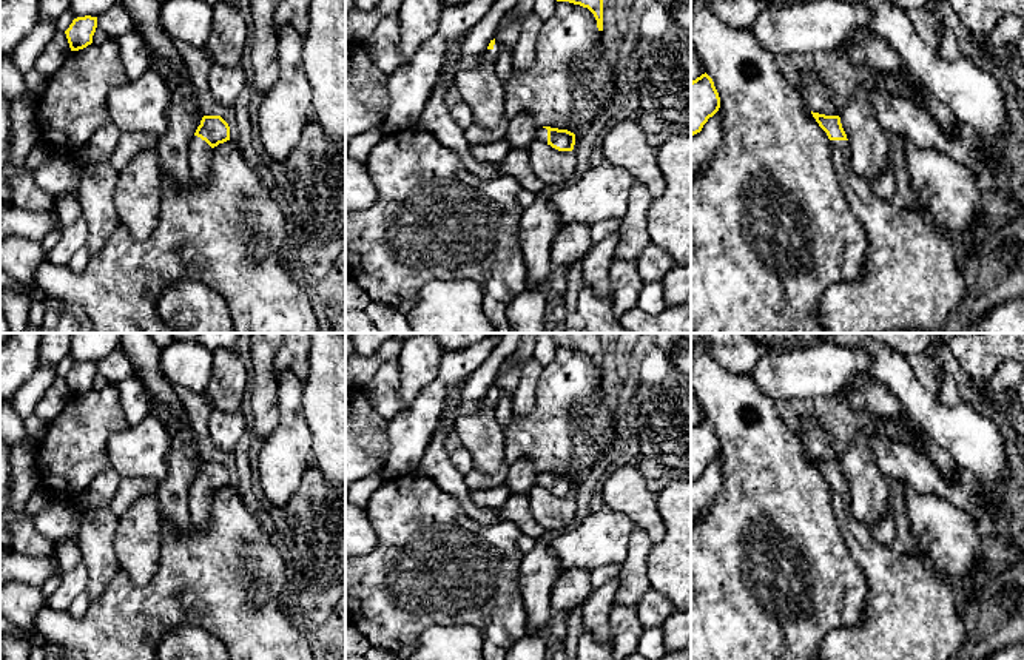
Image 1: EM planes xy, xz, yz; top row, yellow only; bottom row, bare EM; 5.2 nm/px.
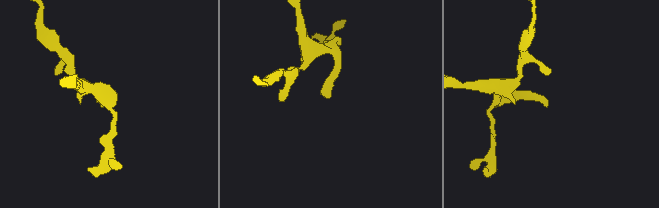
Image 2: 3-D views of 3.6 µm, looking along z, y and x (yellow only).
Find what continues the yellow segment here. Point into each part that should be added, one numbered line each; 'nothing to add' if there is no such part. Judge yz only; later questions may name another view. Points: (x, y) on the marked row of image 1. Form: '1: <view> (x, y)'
1: yz (912, 279)

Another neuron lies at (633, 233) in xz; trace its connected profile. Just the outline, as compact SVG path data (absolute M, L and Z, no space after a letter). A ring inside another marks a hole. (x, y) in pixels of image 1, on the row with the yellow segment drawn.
M635 182L628 196L628 210L618 221L617 259L637 262L645 248L651 245L646 227L646 213L651 202L649 190Z

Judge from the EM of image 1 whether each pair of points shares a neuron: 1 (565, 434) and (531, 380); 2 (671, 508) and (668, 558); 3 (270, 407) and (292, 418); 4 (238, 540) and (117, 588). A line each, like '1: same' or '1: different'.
1: different
2: same
3: different
4: same

